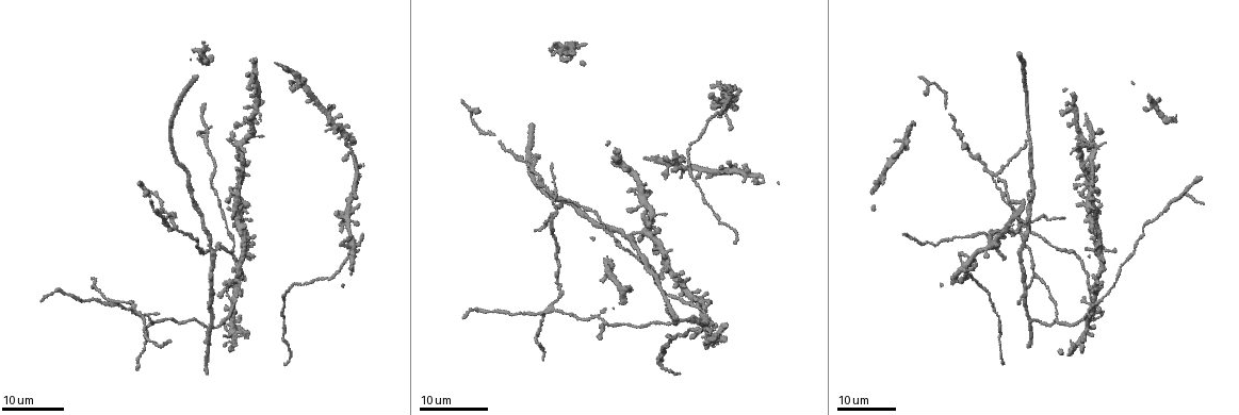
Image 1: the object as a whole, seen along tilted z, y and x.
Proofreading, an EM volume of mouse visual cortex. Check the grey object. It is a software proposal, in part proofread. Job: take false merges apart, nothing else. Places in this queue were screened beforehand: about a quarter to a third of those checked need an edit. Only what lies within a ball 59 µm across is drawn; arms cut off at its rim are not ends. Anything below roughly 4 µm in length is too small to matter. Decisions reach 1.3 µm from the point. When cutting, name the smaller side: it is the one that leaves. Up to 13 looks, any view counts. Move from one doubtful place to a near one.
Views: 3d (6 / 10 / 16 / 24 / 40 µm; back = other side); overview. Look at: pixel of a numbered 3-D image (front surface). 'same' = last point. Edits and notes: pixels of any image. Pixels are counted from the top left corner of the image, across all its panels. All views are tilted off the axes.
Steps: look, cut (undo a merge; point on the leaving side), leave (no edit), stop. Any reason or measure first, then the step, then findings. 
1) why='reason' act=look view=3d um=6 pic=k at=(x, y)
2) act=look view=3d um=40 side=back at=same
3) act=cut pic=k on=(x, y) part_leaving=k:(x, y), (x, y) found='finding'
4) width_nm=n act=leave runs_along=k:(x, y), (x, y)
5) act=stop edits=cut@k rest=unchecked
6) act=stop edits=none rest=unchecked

why='branch point' act=look view=3d um=24 pic=1 at=(604, 320)

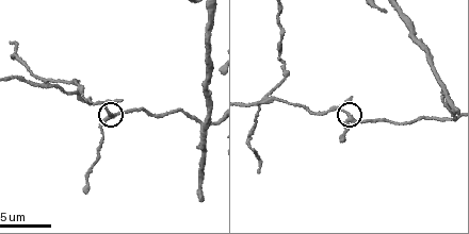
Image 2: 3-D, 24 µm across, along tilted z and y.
act=look view=3d um=6 pic=2 at=(351, 115)

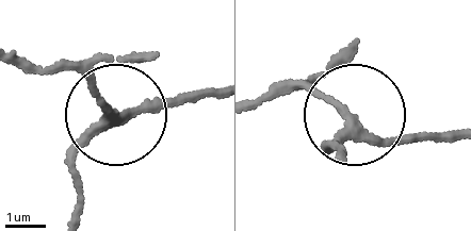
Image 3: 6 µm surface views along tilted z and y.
side_arm_um=9 act=leave runs_along=3:(449, 138), (391, 143), (348, 125), (334, 159) found='one neuron here'

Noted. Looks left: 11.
why='three arms meet' act=look view=3d um=10 pic=2 at=(200, 125)

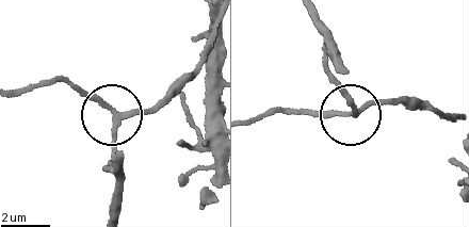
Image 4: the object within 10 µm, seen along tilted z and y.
side_arm_um=65 act=leave found='all the same neuron'

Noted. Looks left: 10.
why='a fork' act=look view=3d um=16 pic=1 at=(1085, 317)

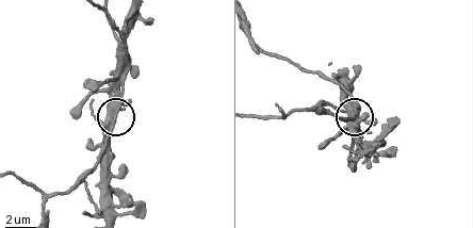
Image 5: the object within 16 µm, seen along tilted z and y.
why='zoom in' act=look view=3d um=10 pic=5 at=(114, 116)

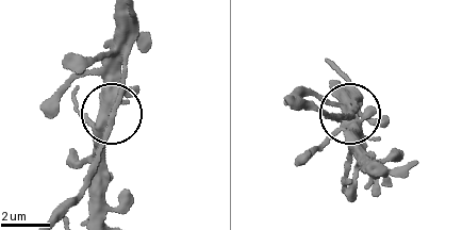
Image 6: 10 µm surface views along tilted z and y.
act=leave found='continuous, no second neuron'

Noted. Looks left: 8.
why='two arms in line, one across' act=look view=3d um=24 pic=1 at=(204, 135)

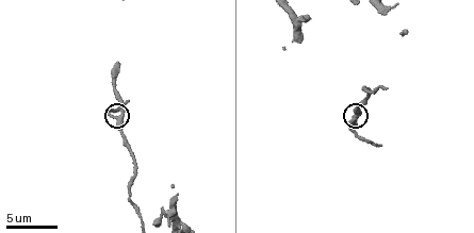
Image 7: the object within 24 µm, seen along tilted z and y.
act=look view=3d um=10 pic=7 at=(122, 115)

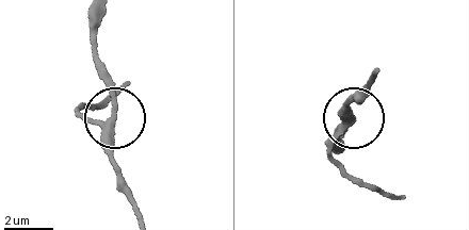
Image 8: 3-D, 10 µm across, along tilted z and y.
width_nm=260 act=leave runs_along=8:(136, 217), (114, 161), (112, 120), (77, 109) found='all the same neuron'

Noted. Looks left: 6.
why='three arms meet' act=look view=3d um=10 pic=2 at=(202, 151)

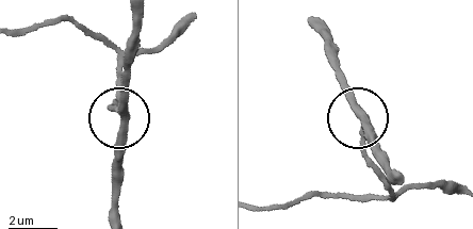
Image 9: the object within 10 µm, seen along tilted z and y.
act=look view=3d um=10 side=back pic=9 at=(124, 121)

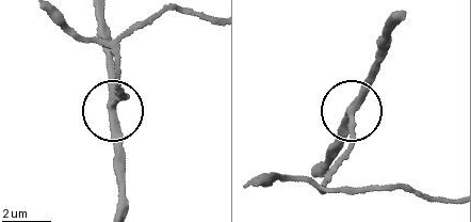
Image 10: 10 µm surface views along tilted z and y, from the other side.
act=leave runs_along=10:(59, 10), (71, 32), (106, 47), (118, 72), (113, 173) found='one neuron here'

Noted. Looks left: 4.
why='side arm on a straight run' act=look view=3d um=24 pic=1 at=(1087, 288)

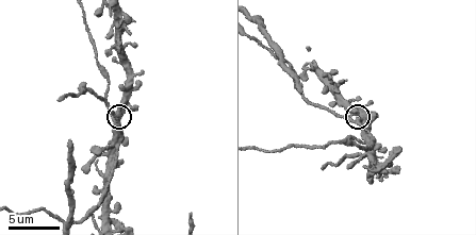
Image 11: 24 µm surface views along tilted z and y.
why='closer look' act=look view=3d um=10 pic=11 at=(356, 123)

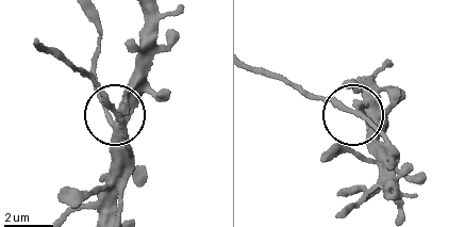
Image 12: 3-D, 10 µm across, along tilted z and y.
side_arm_um=83 act=leave runs_along=12:(143, 13), (138, 65), (117, 113), (126, 171) found='all the same neuron'

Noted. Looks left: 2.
act=stop edits=none rest=unchecked

